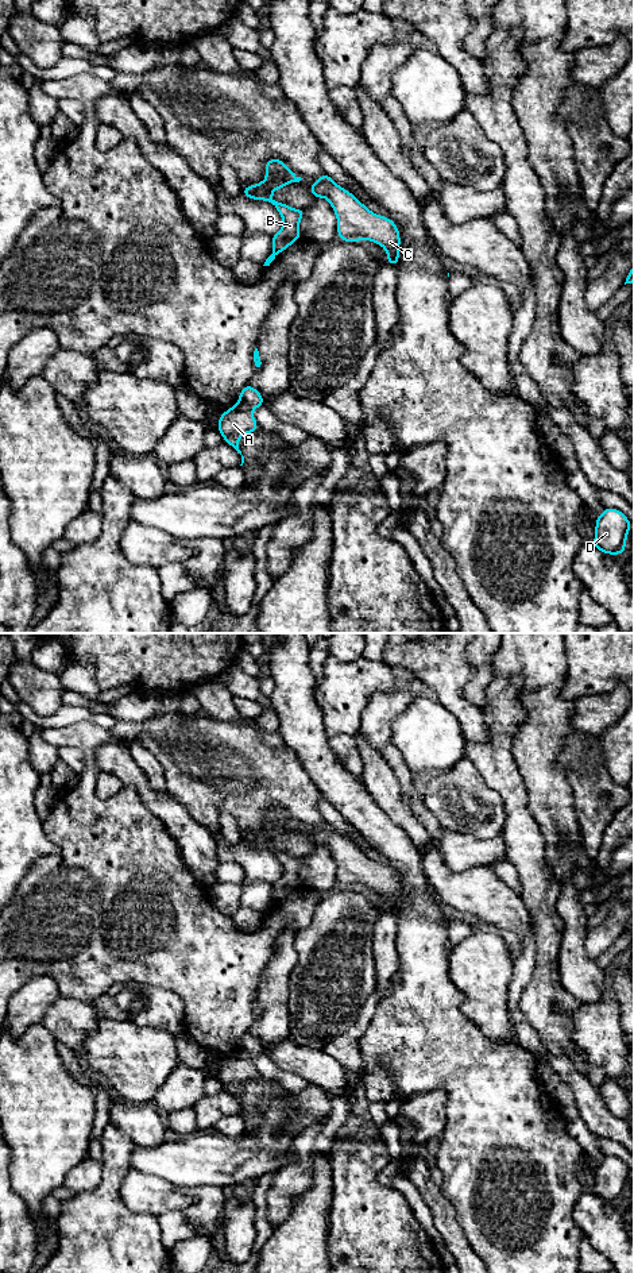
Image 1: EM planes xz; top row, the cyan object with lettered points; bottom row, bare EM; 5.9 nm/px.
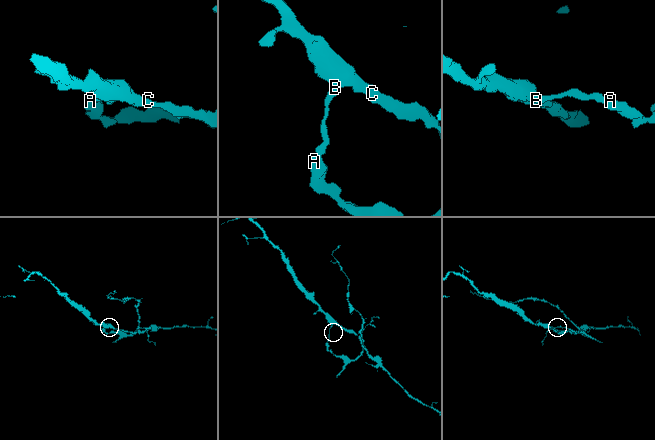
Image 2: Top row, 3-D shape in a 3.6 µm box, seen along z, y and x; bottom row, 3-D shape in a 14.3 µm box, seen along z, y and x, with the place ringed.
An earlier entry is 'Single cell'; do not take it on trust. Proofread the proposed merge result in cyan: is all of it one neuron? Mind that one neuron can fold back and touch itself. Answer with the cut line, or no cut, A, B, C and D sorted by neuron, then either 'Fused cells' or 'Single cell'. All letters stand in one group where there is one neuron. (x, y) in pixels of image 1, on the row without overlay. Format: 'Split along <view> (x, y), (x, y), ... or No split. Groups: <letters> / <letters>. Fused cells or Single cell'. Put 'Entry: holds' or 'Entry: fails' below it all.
Split along xz (239, 1049), (251, 1057). Groups: A D / B C. Fused cells
Entry: fails

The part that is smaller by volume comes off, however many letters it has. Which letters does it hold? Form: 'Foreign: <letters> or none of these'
Foreign: A, D

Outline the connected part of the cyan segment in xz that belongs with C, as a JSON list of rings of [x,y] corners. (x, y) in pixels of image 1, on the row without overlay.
[[[324,821],[317,829],[312,830],[310,840],[314,848],[324,845],[330,850],[330,855],[337,865],[336,875],[341,890],[375,890],[382,894],[388,902],[388,906],[384,910],[398,915],[398,907],[401,903],[401,883],[397,872],[390,865],[371,860],[349,838],[343,837],[340,833],[337,833],[326,821]]]

